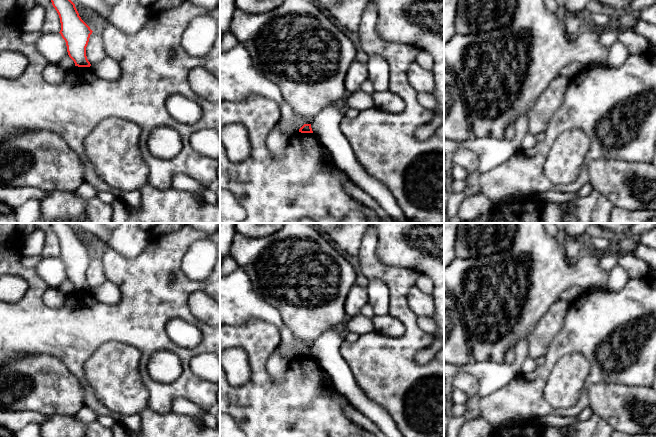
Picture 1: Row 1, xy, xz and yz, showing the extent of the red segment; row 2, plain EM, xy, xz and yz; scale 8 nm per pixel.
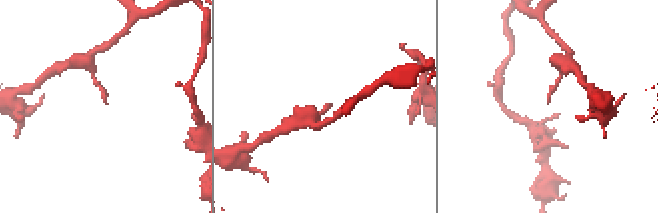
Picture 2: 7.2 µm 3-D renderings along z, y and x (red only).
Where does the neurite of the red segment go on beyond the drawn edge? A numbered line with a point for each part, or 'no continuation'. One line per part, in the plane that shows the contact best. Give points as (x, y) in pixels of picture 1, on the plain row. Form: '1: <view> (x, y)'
no continuation

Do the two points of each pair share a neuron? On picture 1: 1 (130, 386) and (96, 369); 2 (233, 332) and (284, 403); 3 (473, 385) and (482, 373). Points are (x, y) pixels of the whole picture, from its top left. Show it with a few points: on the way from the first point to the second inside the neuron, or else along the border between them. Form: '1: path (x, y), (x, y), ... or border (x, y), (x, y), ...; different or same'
1: path (122, 384), (108, 370), (104, 370); same
2: path (251, 349), (258, 356), (260, 379), (266, 385); same
3: border (454, 376), (469, 372), (478, 383), (478, 393); different

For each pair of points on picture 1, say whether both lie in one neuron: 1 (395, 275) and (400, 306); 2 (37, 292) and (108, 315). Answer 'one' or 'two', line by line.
1: one
2: one

